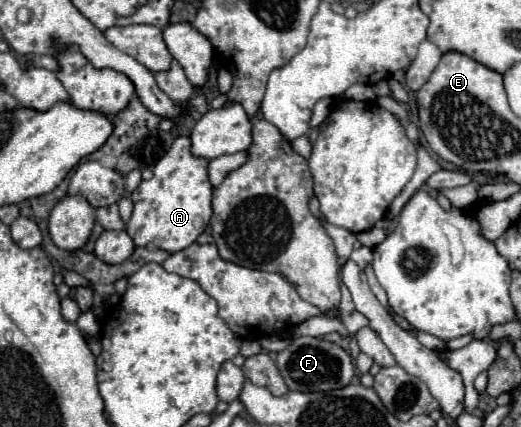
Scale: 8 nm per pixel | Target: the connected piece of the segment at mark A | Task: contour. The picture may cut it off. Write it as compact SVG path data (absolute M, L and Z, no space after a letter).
M179 136L173 142L169 152L155 164L153 178L143 180L139 188L131 194L135 208L125 232L131 236L135 246L153 244L171 254L185 250L197 240L211 218L213 186L207 178L207 164L209 160L191 156L187 136Z

